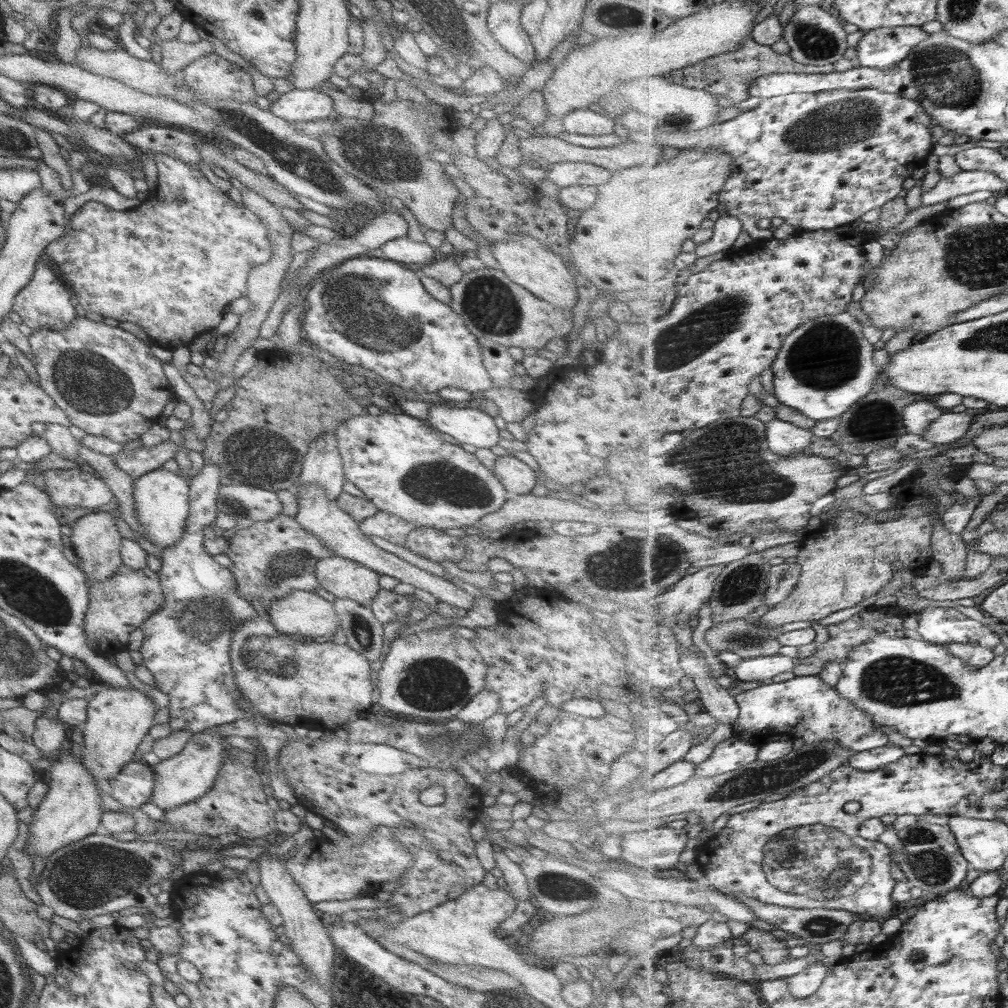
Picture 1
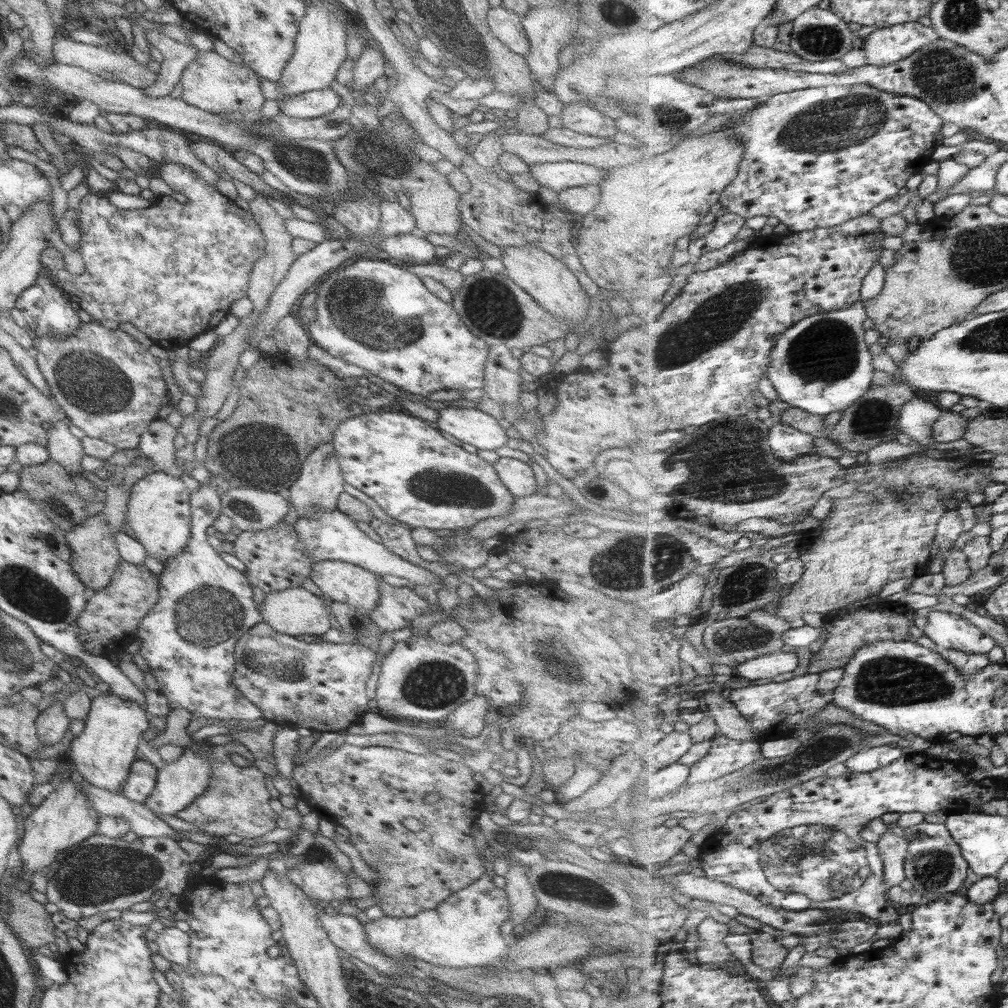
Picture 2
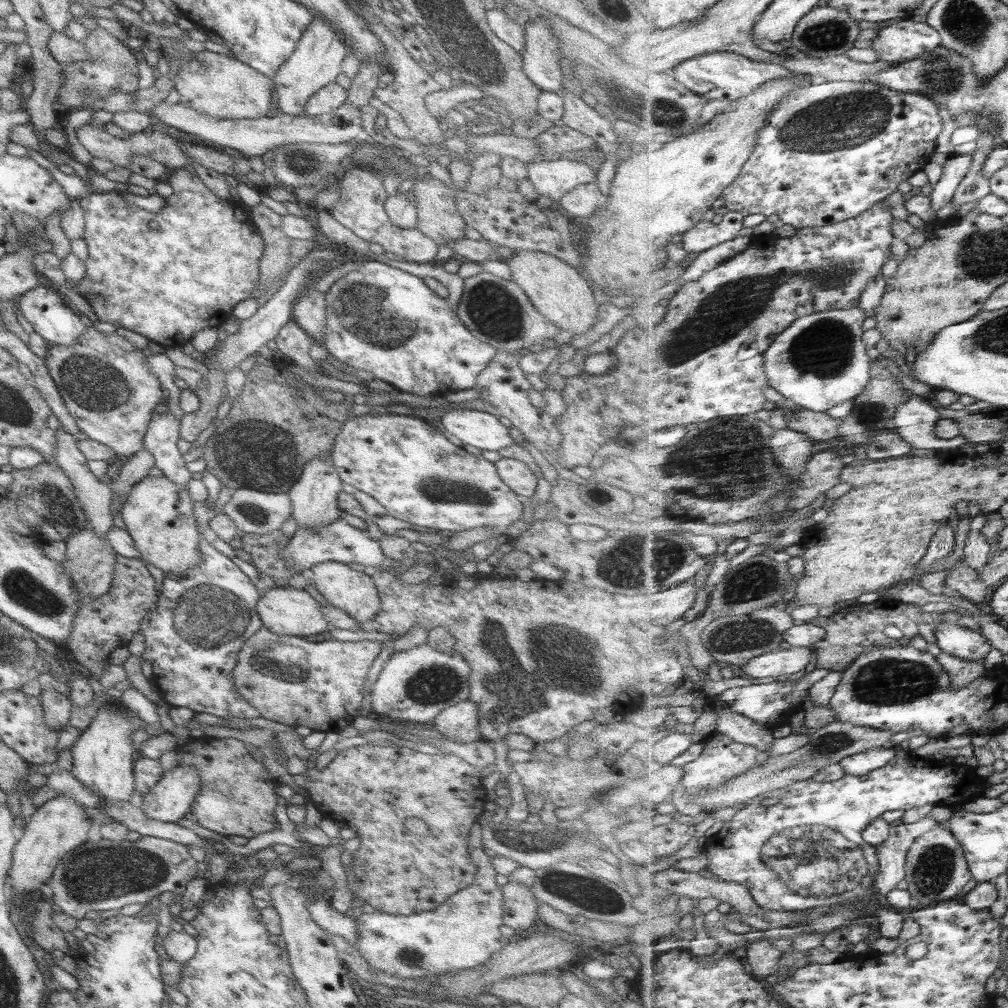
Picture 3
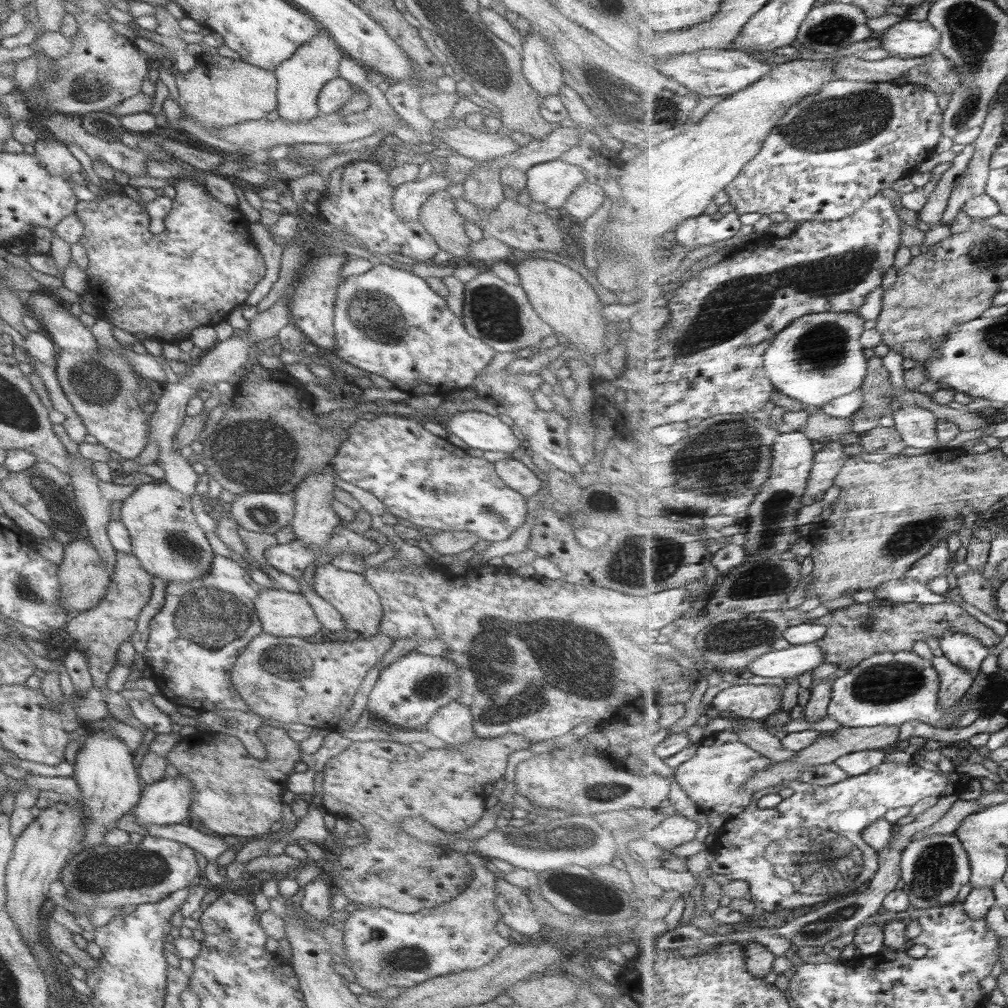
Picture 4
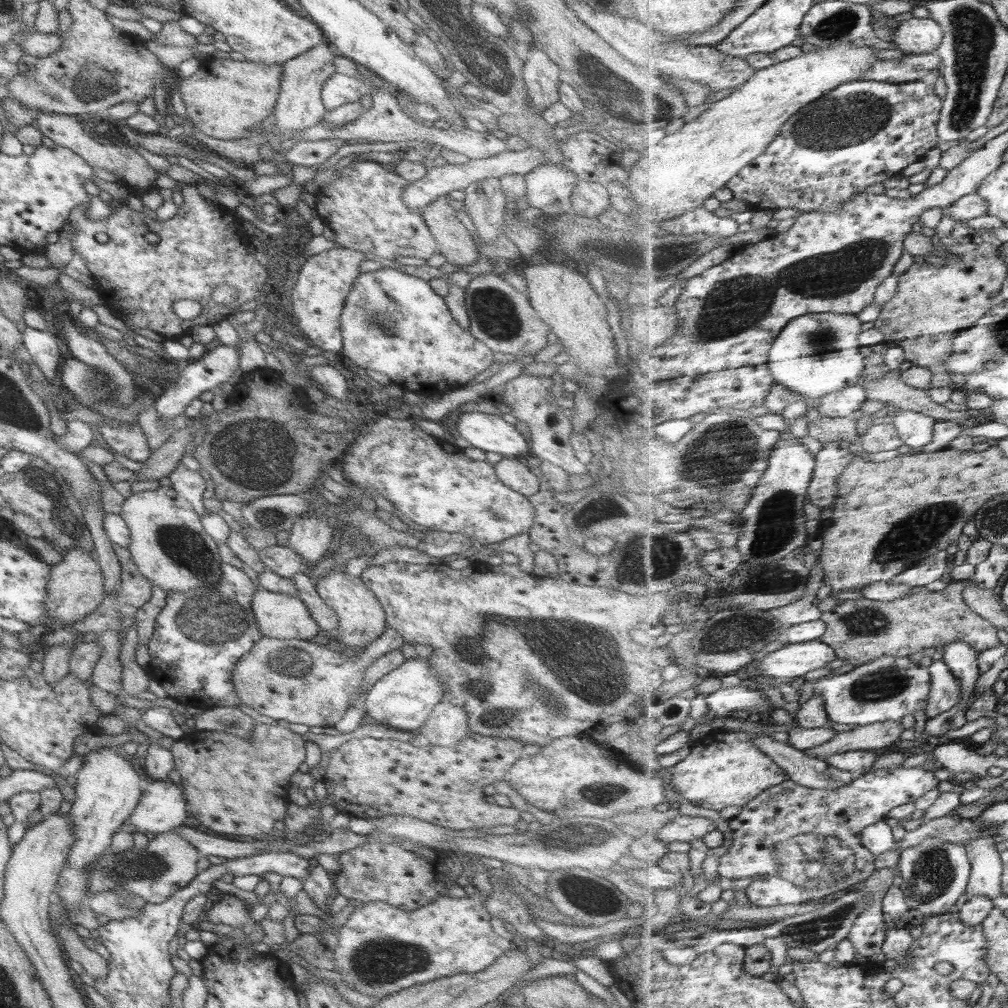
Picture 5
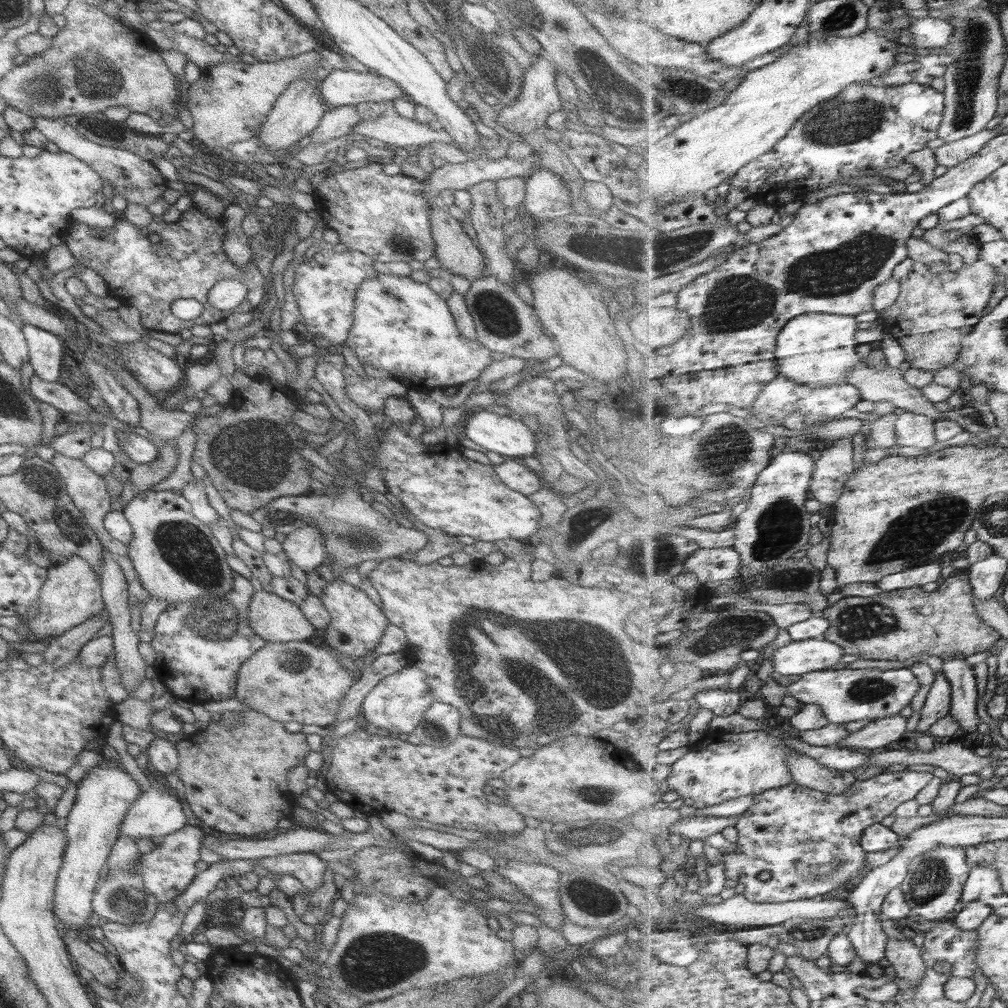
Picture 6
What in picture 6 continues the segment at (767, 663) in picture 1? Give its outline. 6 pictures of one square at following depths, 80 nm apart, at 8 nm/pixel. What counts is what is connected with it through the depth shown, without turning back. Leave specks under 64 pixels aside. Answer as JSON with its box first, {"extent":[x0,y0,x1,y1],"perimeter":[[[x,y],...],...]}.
{"extent":[772,639,843,676],"perimeter":[[[827,639],[785,640],[772,651],[773,669],[783,676],[824,671],[841,662],[843,647]]]}

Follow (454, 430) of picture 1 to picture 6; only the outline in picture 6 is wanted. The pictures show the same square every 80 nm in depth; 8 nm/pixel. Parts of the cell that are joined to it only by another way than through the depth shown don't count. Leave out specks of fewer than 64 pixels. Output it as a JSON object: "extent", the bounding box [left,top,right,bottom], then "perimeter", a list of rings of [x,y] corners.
{"extent":[461,408,536,459],"perimeter":[[[482,408],[477,413],[469,413],[461,434],[504,459],[536,456],[535,435],[523,422]]]}

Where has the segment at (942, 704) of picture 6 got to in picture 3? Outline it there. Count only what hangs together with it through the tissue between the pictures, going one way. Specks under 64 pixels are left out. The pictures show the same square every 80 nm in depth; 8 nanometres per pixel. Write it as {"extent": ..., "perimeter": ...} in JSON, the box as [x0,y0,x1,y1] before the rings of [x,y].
{"extent":[936,651,987,688],"perimeter":[[[945,651],[939,653],[936,659],[949,673],[952,688],[965,688],[975,679],[981,678],[987,671],[983,660],[965,660]]]}

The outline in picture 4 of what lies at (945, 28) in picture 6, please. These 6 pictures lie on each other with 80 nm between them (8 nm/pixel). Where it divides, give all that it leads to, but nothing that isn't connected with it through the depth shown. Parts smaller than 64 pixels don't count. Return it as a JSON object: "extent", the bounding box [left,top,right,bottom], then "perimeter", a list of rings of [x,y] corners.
{"extent":[880,18,942,57],"perimeter":[[[904,18],[885,30],[880,40],[881,48],[887,50],[891,57],[927,57],[938,51],[942,32],[928,19],[921,21]]]}

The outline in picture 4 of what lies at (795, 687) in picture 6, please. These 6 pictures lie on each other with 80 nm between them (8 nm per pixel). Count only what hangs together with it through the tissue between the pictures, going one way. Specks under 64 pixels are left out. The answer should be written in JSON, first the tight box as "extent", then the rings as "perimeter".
{"extent":[828,651,957,727],"perimeter":[[[913,651],[879,652],[832,682],[828,716],[842,726],[850,727],[901,726],[909,720],[940,727],[946,714],[957,704],[942,708],[938,699],[939,687],[940,676],[932,661]]]}

